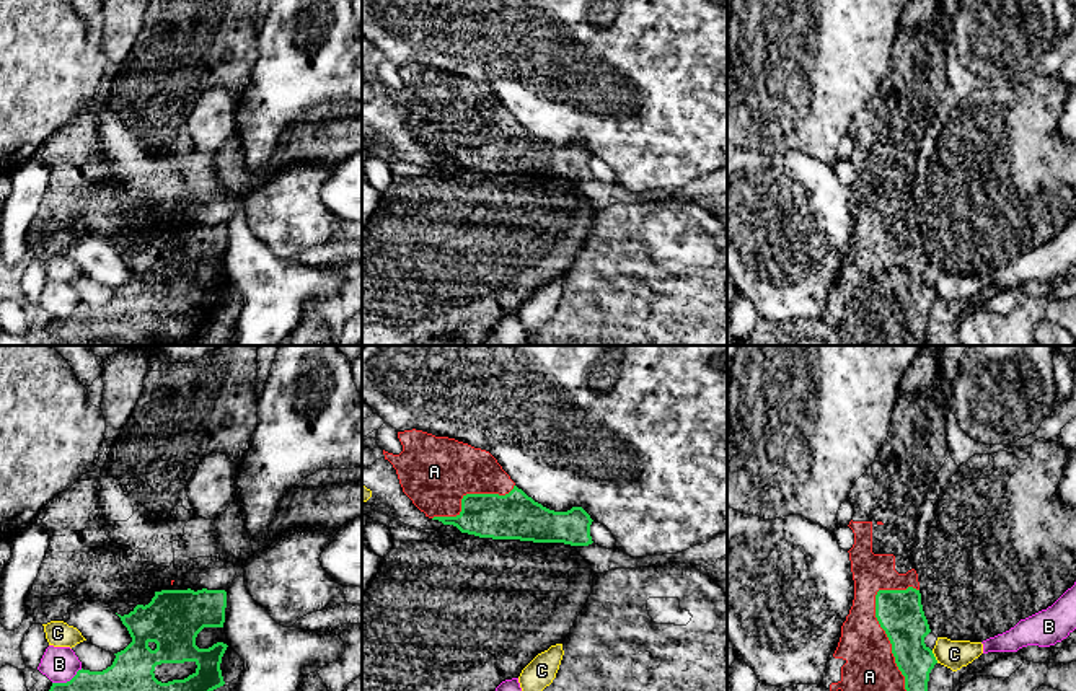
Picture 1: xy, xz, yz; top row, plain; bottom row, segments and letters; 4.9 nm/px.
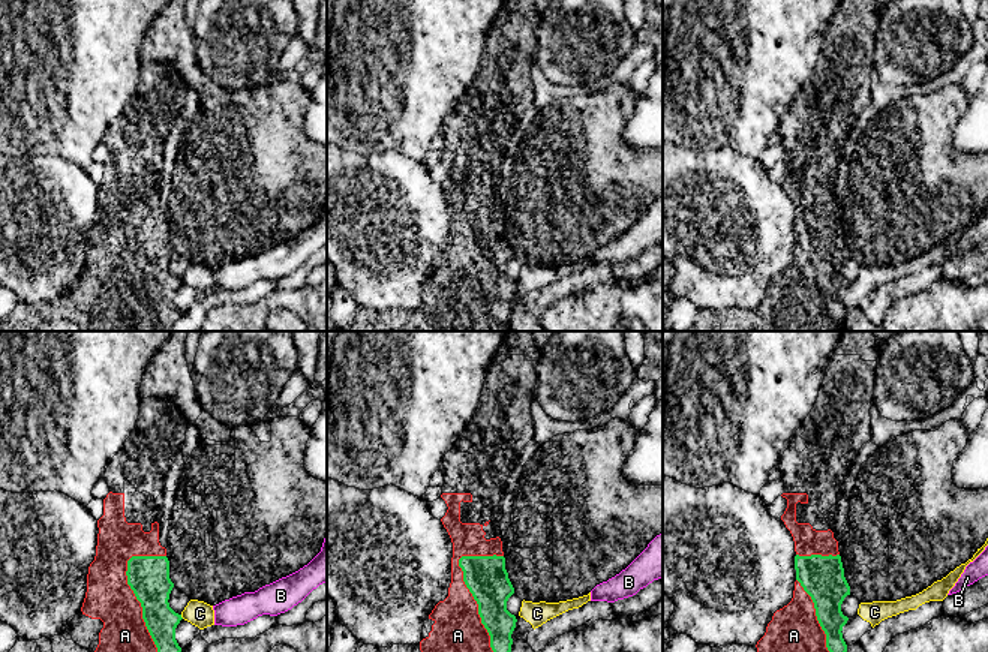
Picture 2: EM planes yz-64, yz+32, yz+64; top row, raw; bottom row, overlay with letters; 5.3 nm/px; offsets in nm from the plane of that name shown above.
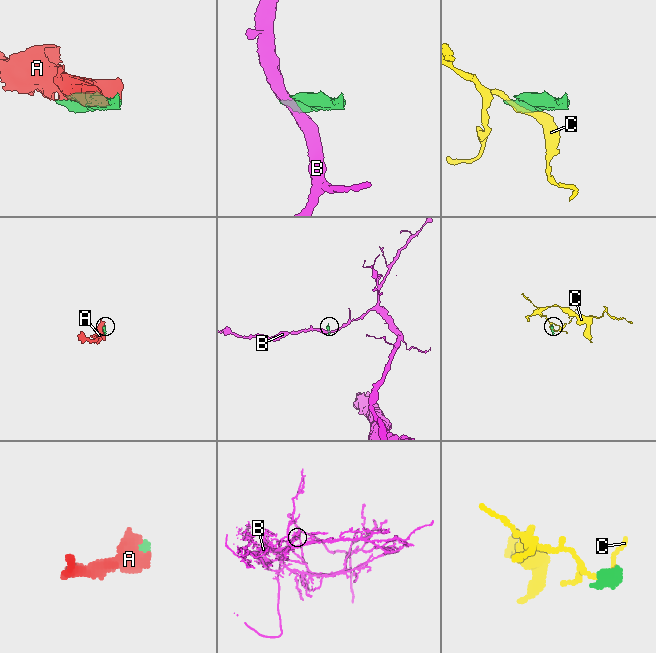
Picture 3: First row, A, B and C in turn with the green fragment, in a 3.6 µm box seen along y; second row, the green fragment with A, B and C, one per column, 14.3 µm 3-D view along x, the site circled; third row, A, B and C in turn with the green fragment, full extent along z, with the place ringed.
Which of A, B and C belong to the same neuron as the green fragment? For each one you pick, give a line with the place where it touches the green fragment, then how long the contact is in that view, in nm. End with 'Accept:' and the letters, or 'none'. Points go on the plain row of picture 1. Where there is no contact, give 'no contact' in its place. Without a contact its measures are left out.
A: meets green in yz at (892, 284); contact 650 nm long
Accept: A

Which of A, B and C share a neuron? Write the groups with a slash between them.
A / B / C

